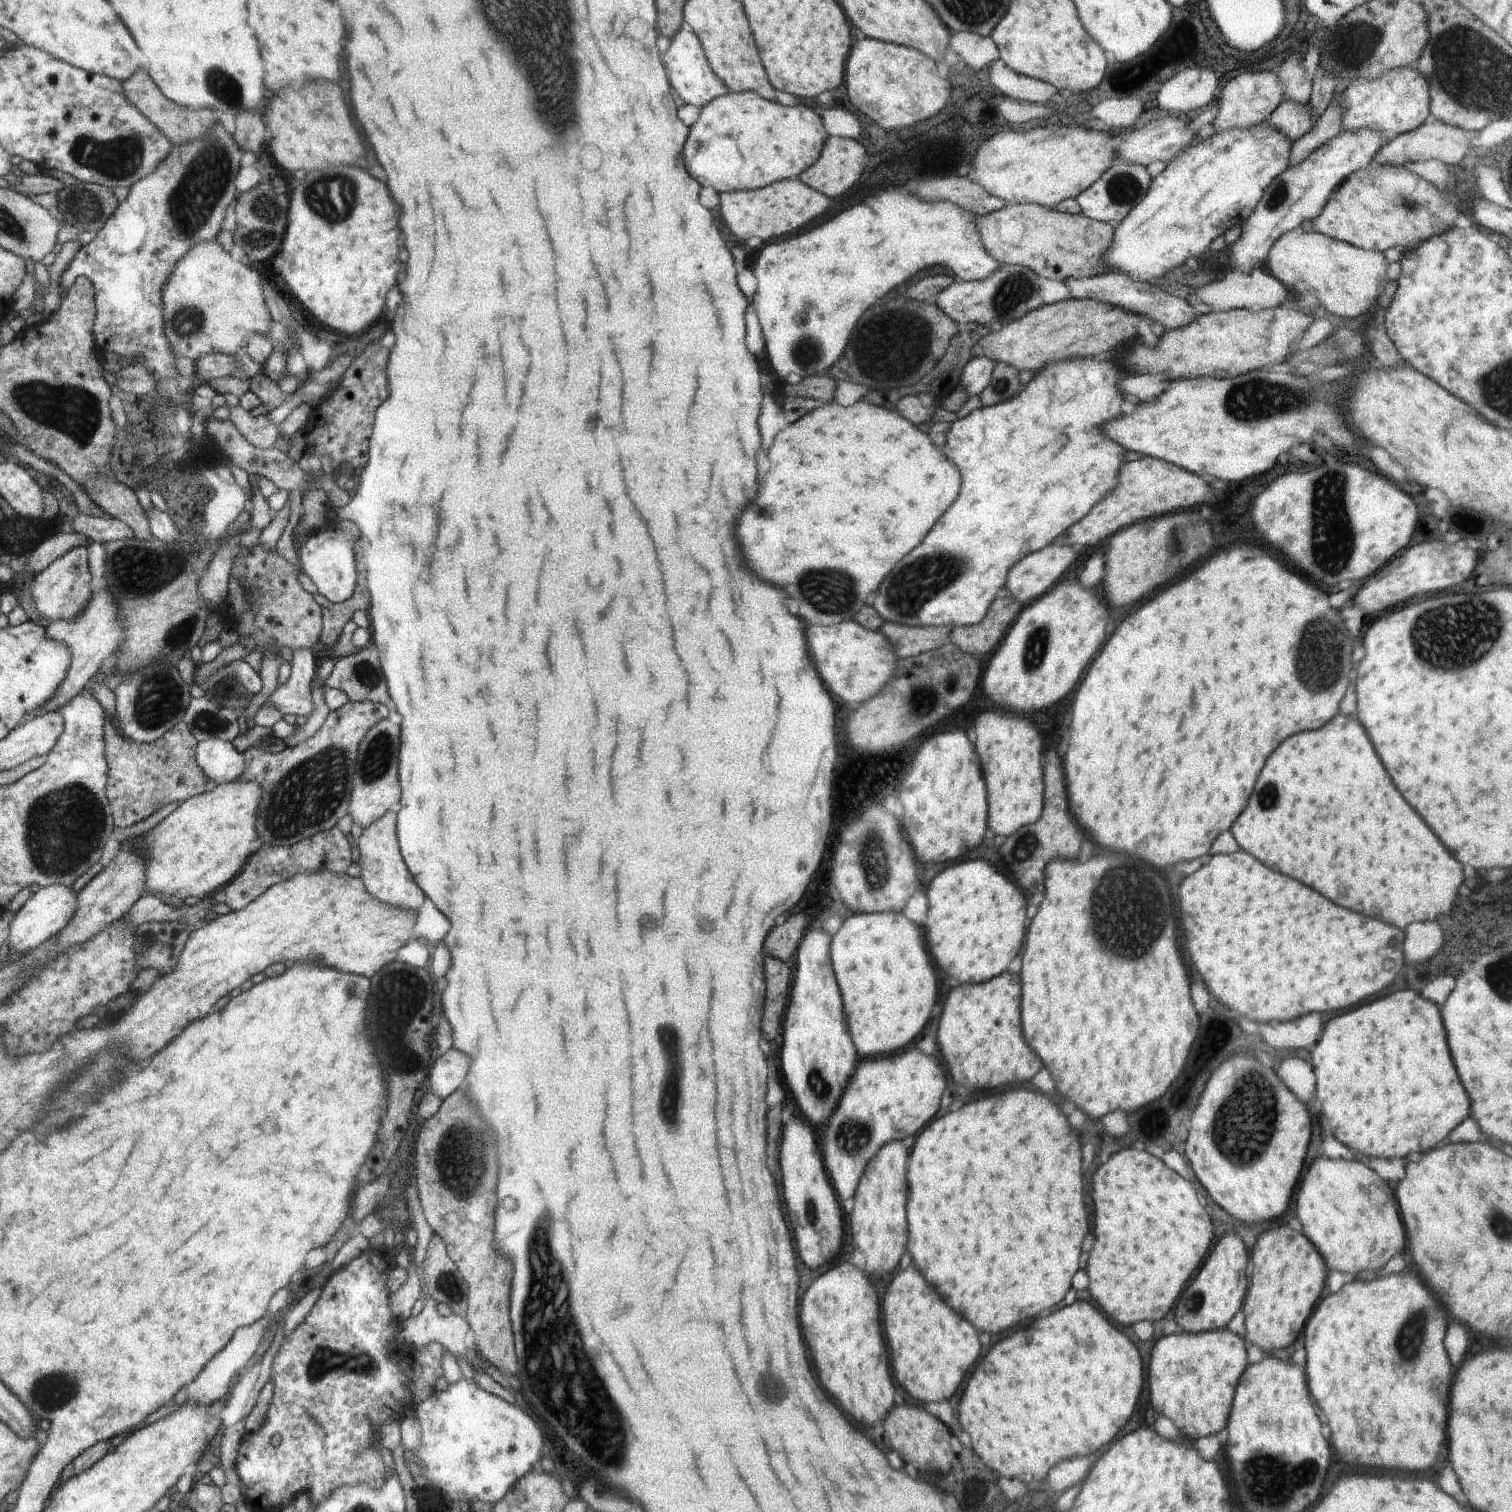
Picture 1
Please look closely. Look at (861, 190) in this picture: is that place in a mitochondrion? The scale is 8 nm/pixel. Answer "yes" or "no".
no

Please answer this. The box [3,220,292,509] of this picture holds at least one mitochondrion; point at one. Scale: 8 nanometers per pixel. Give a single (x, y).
(75, 410)

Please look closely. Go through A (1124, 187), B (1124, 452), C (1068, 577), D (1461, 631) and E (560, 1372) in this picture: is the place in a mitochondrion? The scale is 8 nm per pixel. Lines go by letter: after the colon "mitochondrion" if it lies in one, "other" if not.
A: mitochondrion
B: other
C: other
D: mitochondrion
E: mitochondrion

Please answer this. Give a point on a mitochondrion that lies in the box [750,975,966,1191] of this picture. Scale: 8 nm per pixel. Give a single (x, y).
(856, 1134)

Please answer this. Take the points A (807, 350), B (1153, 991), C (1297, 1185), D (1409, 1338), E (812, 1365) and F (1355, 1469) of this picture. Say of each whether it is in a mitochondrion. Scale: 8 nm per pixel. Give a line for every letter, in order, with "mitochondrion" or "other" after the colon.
A: mitochondrion
B: other
C: other
D: mitochondrion
E: other
F: other

